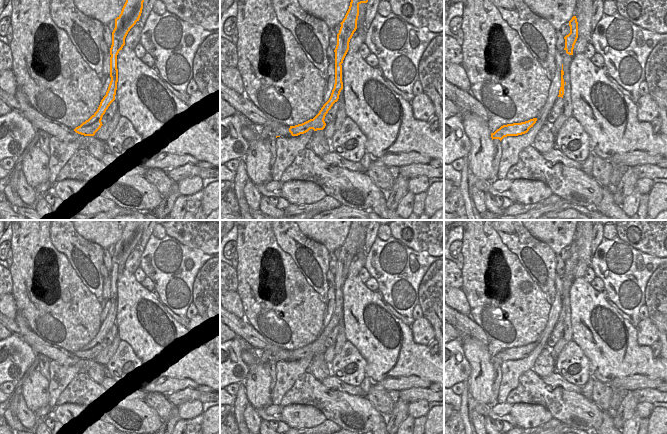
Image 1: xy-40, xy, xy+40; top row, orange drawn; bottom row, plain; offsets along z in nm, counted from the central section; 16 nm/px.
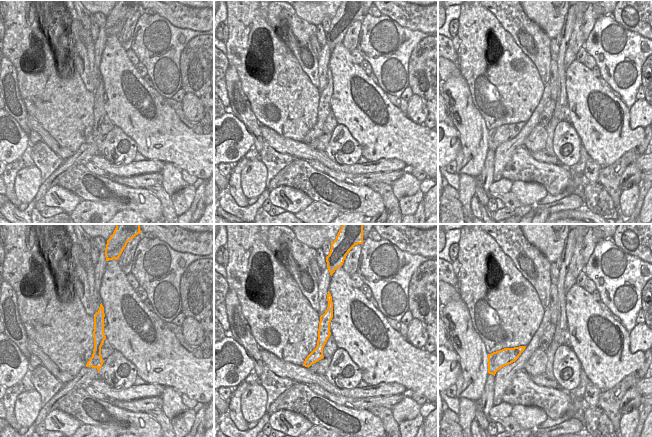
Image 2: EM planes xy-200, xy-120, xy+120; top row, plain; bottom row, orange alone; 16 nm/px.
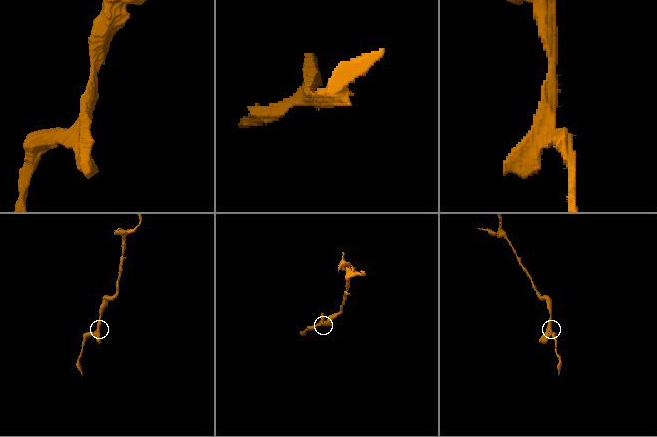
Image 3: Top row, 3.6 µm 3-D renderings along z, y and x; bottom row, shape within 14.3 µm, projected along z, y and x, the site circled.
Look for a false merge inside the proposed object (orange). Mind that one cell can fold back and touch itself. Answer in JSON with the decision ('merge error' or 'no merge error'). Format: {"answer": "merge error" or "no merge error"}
{"answer": "no merge error"}

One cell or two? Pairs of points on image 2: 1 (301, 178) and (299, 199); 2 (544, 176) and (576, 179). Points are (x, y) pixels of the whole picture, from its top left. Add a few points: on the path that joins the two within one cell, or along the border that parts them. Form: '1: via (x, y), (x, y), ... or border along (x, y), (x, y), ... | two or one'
1: border along (277, 186), (298, 188), (312, 201) | two
2: border along (572, 175), (567, 186), (555, 195) | two

